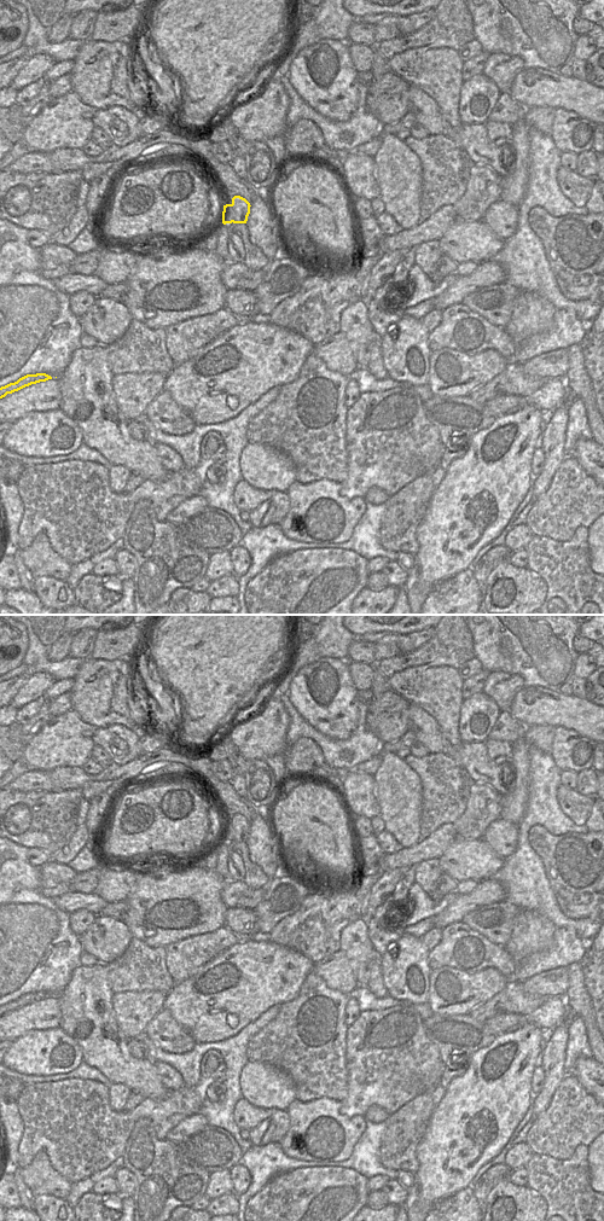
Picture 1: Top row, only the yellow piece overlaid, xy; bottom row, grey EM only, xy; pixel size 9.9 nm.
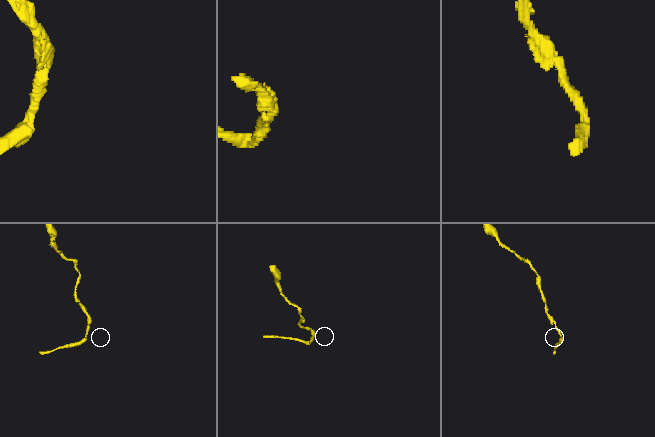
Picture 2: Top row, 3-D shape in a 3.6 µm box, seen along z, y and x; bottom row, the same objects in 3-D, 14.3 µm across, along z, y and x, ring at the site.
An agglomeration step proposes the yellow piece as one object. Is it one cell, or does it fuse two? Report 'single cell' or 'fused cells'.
fused cells

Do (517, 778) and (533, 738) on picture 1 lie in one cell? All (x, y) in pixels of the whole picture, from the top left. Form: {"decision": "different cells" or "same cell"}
{"decision": "different cells"}

